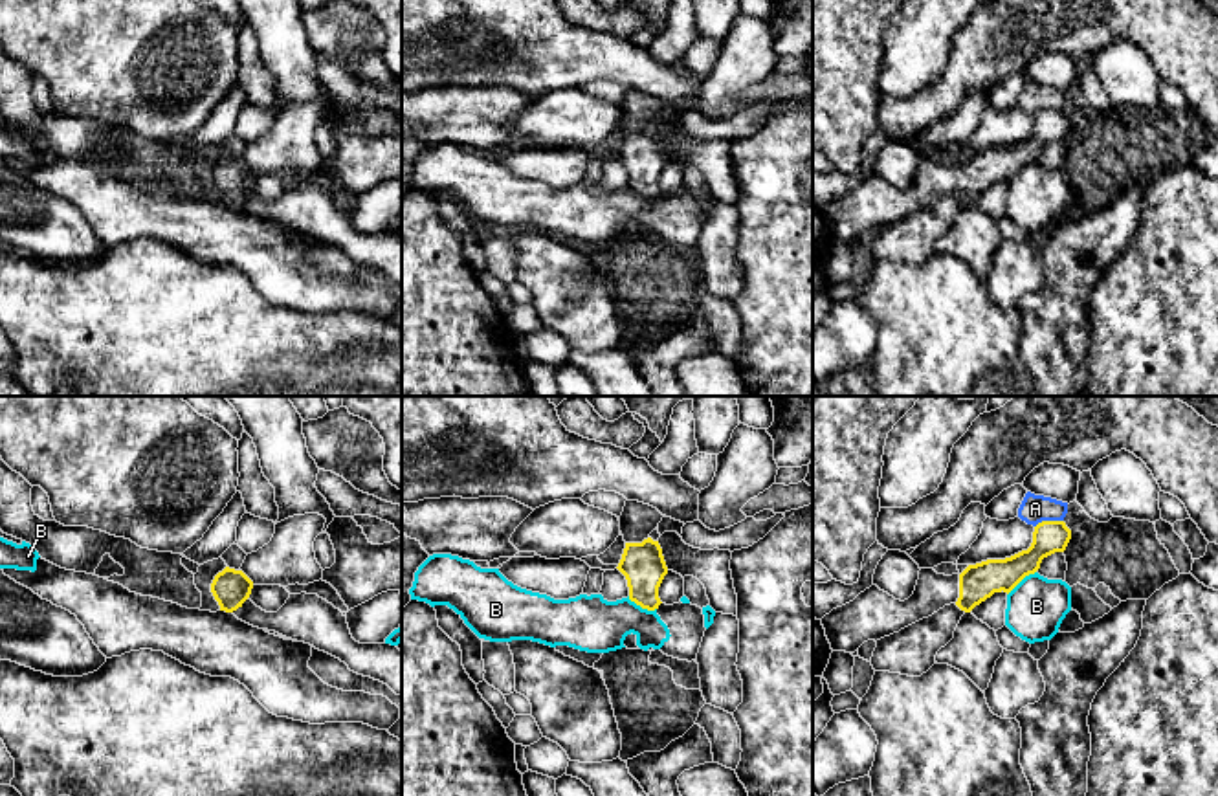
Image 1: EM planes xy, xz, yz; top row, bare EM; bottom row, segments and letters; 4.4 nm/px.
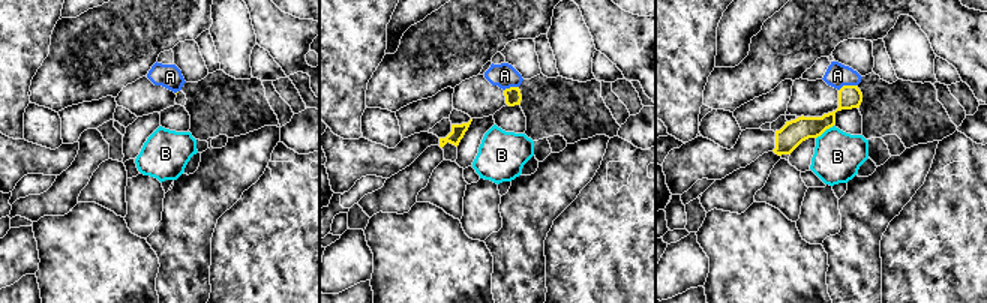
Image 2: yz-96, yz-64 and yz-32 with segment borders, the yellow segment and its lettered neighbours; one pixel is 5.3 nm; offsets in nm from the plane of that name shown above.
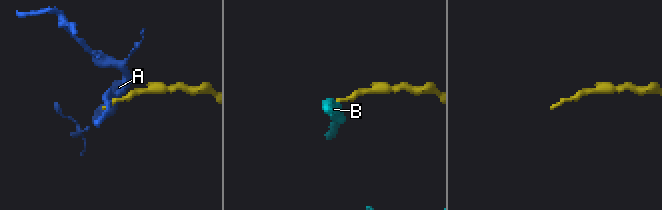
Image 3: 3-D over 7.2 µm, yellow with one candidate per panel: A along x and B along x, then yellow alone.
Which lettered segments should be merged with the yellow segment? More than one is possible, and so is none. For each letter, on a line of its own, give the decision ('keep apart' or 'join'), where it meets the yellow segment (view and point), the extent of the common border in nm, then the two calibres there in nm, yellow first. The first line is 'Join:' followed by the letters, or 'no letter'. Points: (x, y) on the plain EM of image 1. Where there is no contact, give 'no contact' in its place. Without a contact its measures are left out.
Join: no letter
A: keep apart | yz (1048, 110) | 130 nm | 140/130 nm
B: keep apart | xz (642, 197) | 140 nm | 190/240 nm

